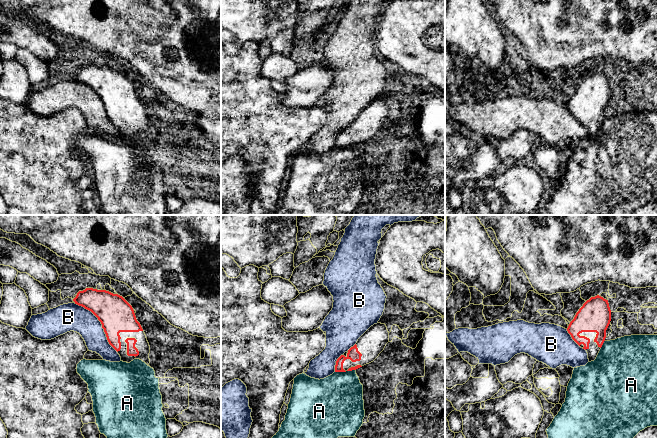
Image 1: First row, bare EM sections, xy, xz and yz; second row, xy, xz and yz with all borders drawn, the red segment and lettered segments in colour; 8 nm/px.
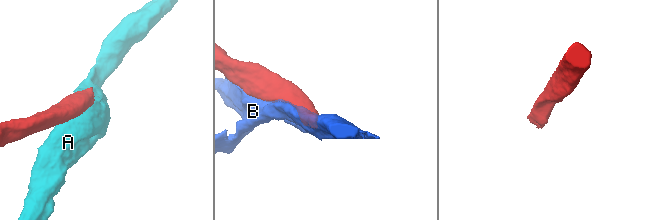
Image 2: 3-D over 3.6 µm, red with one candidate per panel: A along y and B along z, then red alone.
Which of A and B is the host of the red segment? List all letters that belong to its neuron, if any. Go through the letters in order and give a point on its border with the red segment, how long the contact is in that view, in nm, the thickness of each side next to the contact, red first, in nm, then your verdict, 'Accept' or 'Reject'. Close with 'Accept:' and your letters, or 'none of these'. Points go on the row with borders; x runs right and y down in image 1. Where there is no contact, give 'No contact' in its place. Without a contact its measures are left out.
A: Touches red at xz (345, 371). Shared border 170 nm. Thickness 100 nm (red) against 420 nm. Reject
B: Touches red at xy (101, 323). Shared border 550 nm. Thickness 280 nm (red) against 220 nm. Reject
Accept: none of these

